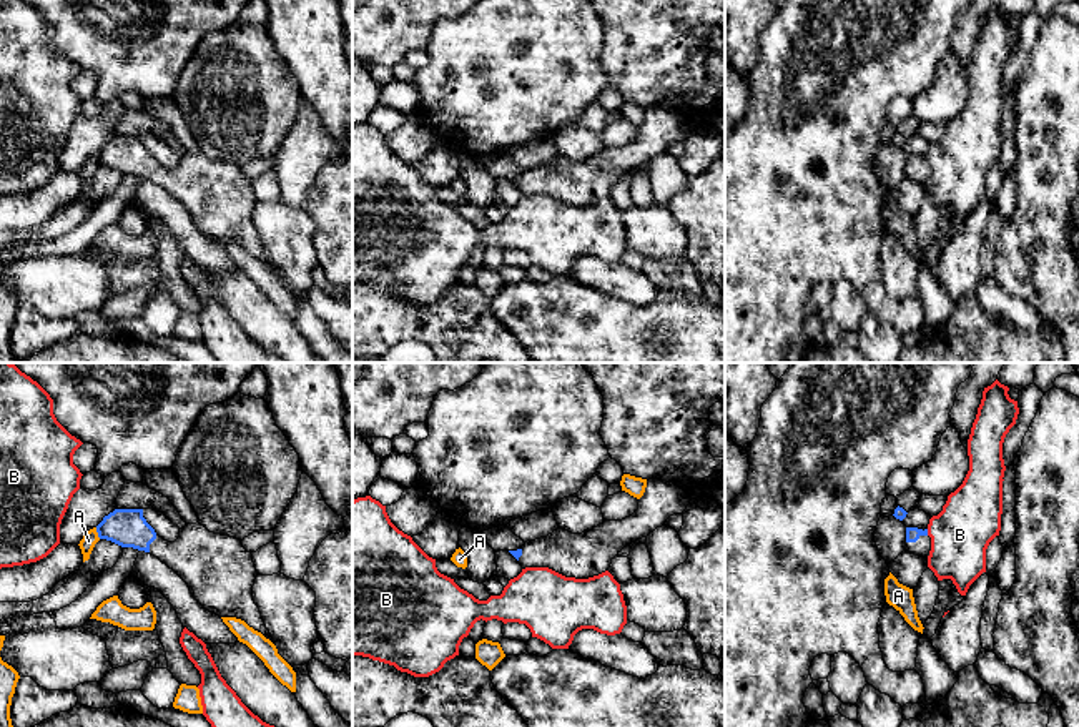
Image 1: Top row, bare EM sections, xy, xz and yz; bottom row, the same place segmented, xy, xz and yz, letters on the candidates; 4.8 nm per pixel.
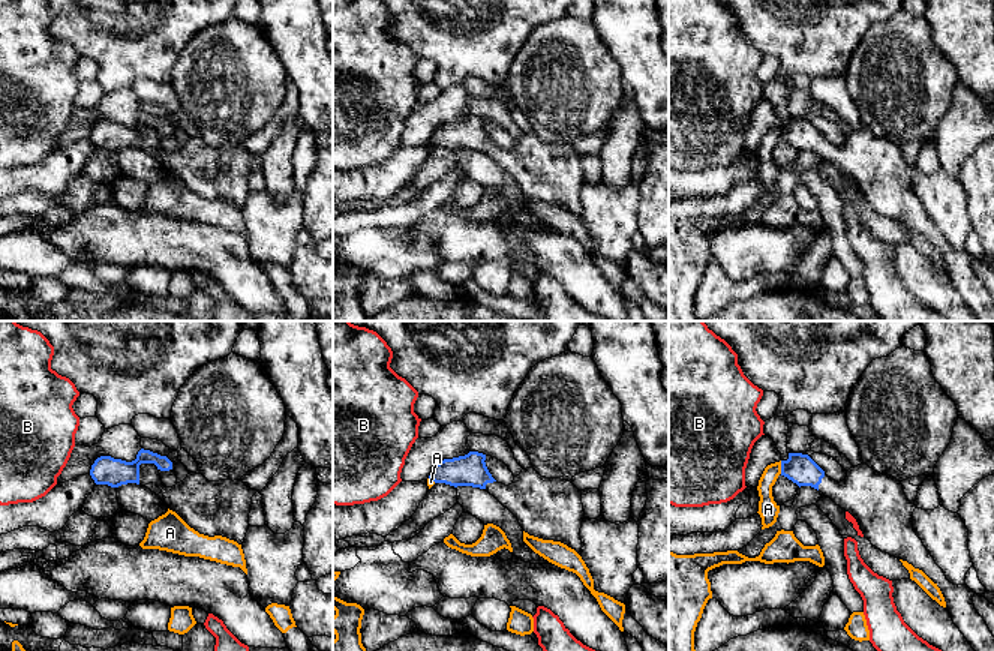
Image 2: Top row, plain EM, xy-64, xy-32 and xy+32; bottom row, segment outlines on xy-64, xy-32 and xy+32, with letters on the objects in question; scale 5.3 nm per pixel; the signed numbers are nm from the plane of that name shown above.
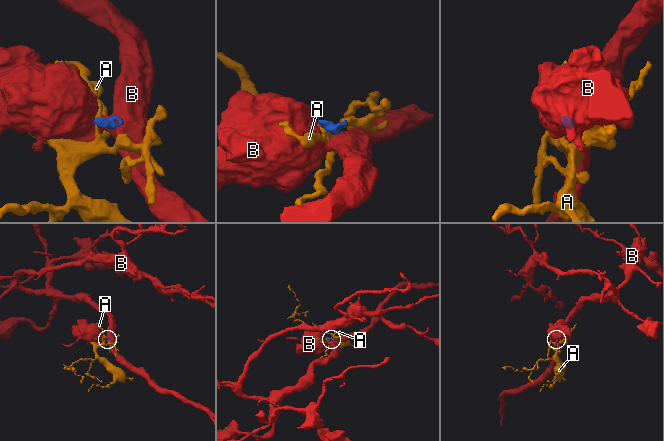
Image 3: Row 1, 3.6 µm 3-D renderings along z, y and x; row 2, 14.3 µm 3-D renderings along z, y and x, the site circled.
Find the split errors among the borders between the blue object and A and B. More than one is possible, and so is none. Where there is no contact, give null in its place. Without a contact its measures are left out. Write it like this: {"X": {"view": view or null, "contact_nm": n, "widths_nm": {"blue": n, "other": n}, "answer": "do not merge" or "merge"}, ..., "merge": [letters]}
{"A": {"view": "xy", "contact_nm": 60, "widths_nm": {"blue": 190, "other": 70}, "answer": "do not merge"}, "B": {"view": "yz", "contact_nm": 30, "widths_nm": {"blue": 70, "other": 280}, "answer": "do not merge"}, "merge": []}

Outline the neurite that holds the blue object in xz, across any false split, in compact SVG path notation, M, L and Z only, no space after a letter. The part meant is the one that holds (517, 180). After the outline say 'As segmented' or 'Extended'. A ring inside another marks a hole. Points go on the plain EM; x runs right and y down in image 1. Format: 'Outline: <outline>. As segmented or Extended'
Outline: M648 106L643 123L638 126L638 136L622 148L605 148L592 158L572 161L565 156L557 156L547 165L527 168L520 176L509 178L525 195L549 195L565 205L589 206L608 198L612 186L618 180L653 160L657 155L665 153L667 146L673 141L683 141L692 125L675 113L662 106Z. Extended

